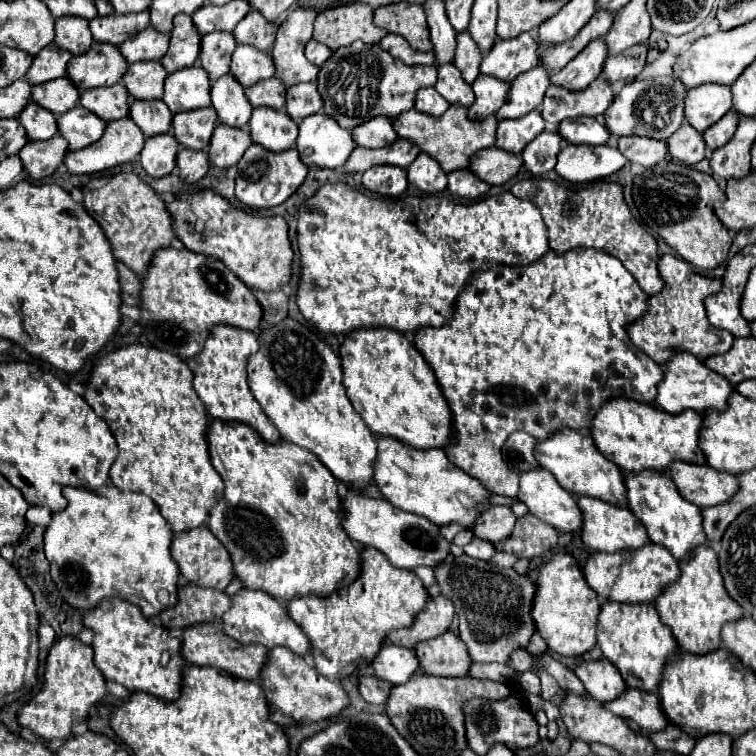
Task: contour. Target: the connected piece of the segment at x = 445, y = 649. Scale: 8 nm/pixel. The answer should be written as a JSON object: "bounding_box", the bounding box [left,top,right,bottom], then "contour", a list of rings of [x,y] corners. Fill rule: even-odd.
{"bounding_box":[413,631,471,677],"contour":[[[451,631],[439,635],[437,639],[417,643],[417,649],[413,651],[419,655],[421,671],[429,675],[465,677],[471,663],[465,643]]]}

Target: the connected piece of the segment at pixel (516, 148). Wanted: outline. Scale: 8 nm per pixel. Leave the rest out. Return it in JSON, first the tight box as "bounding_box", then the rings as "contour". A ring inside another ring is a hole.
{"bounding_box":[495,109,545,155],"contour":[[[539,109],[531,111],[529,115],[523,115],[523,119],[505,119],[499,121],[495,145],[513,155],[521,155],[525,145],[531,143],[537,137],[537,133],[541,133],[543,129],[545,129],[545,121],[541,119]]]}

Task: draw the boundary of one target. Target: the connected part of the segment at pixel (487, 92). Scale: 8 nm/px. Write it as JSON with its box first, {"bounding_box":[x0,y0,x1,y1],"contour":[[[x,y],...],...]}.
{"bounding_box":[469,75,509,119],"contour":[[[479,75],[471,87],[475,91],[475,103],[469,107],[471,119],[483,119],[497,113],[509,93],[509,83],[501,83],[501,79],[489,79],[489,75]]]}

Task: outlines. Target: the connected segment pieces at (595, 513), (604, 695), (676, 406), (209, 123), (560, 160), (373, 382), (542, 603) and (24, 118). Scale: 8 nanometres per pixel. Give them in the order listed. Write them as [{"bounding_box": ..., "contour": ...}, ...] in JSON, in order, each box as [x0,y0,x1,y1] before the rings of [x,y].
[{"bounding_box":[577,499,649,551],"contour":[[[577,499],[577,505],[581,507],[583,513],[583,523],[581,523],[581,541],[591,549],[591,551],[621,551],[621,549],[637,549],[649,543],[645,527],[635,519],[629,509],[623,507],[613,507],[611,503],[603,503],[601,499]]]},{"bounding_box":[573,657,627,703],"contour":[[[605,657],[597,659],[593,663],[583,661],[573,669],[573,673],[585,685],[587,693],[601,703],[617,699],[617,695],[621,695],[627,687],[621,673],[617,671],[617,667]]]},{"bounding_box":[655,351,735,413],"contour":[[[685,351],[673,355],[673,359],[669,359],[669,363],[663,365],[663,379],[657,385],[657,399],[655,403],[667,411],[667,413],[681,413],[685,409],[703,413],[707,409],[727,409],[727,399],[735,389],[731,387],[731,383],[727,379],[723,379],[721,375],[717,375],[715,371],[707,369],[703,365],[703,361],[699,361],[695,355],[689,355]]]},{"bounding_box":[171,107,217,149],"contour":[[[201,107],[201,111],[185,111],[185,115],[175,115],[171,125],[179,145],[189,149],[205,149],[217,125],[217,113],[213,107]]]},{"bounding_box":[555,143,627,183],"contour":[[[567,143],[557,157],[555,171],[571,183],[591,183],[617,173],[625,163],[627,159],[615,145],[591,147]]]},{"bounding_box":[339,327,453,449],"contour":[[[375,327],[373,331],[353,331],[353,335],[345,335],[339,357],[343,363],[343,385],[347,391],[347,397],[353,405],[353,409],[361,415],[365,425],[375,435],[391,435],[411,447],[417,449],[443,449],[449,445],[453,437],[453,425],[451,425],[451,413],[447,407],[447,401],[437,387],[437,379],[431,371],[431,367],[425,363],[421,353],[415,349],[415,345],[401,335],[399,331],[381,331],[381,327]]]},{"bounding_box":[533,553,599,657],"contour":[[[557,553],[551,561],[539,567],[535,583],[537,595],[533,599],[533,623],[537,623],[537,633],[545,639],[551,651],[565,657],[581,657],[595,645],[599,601],[595,591],[587,587],[579,563],[567,553]]]},{"bounding_box":[19,103,57,141],"contour":[[[29,103],[21,113],[19,113],[19,123],[25,127],[27,137],[31,141],[43,141],[51,139],[57,133],[57,123],[55,115],[51,111],[45,111],[37,103]]]}]

